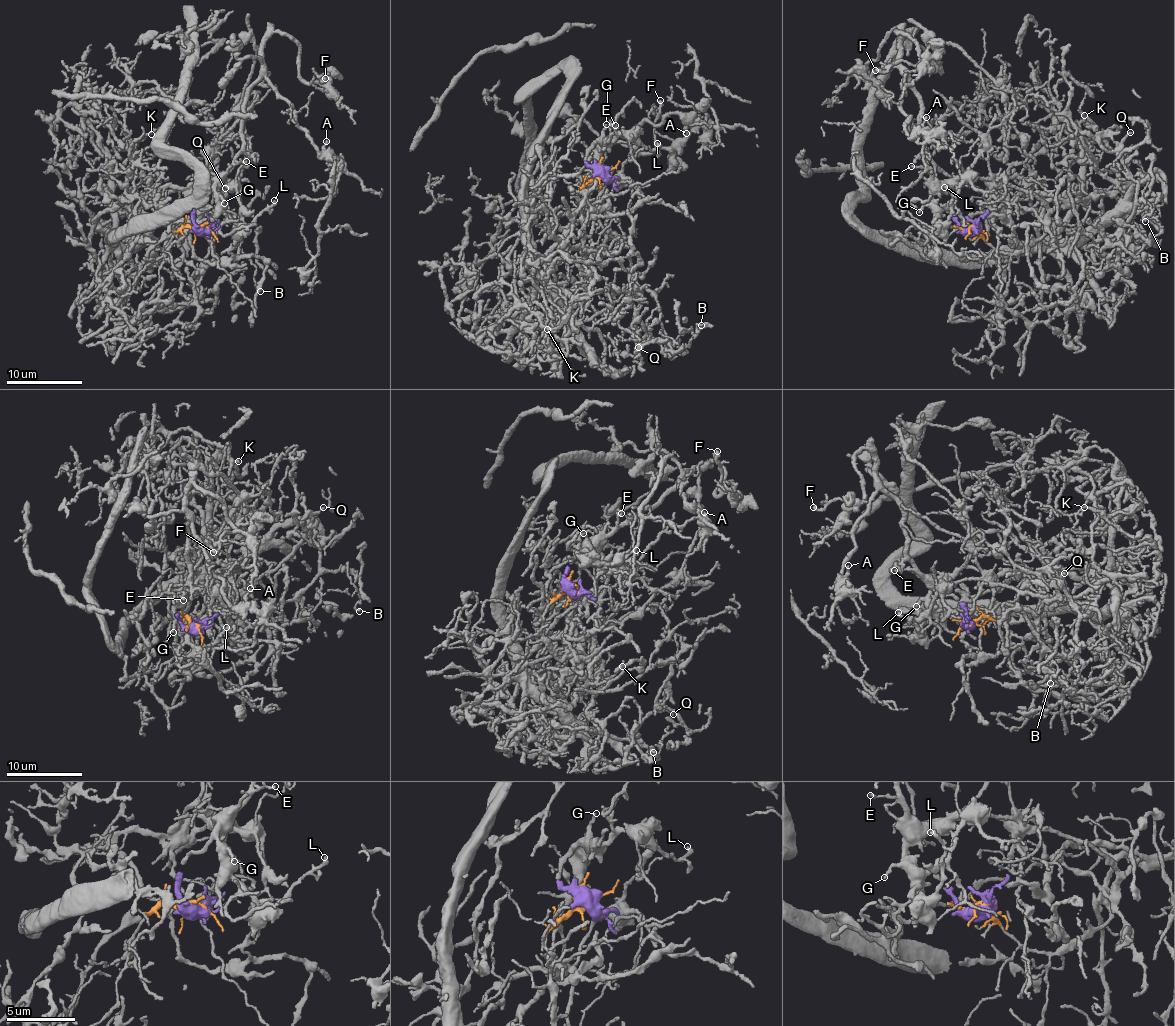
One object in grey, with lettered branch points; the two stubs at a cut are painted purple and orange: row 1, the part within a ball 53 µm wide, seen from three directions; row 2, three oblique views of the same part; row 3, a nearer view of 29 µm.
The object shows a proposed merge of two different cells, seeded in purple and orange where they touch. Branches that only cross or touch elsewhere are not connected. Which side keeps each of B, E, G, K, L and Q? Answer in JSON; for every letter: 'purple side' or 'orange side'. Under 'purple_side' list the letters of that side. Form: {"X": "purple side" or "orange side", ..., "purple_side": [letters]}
{"B": "orange side", "E": "purple side", "G": "purple side", "K": "orange side", "L": "purple side", "Q": "orange side", "purple_side": ["E", "G", "L"]}

